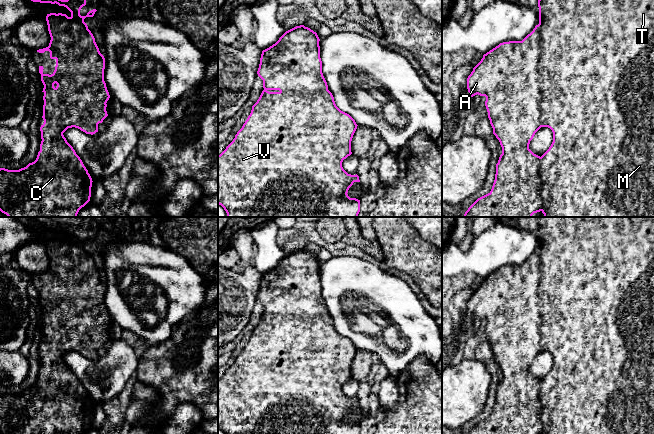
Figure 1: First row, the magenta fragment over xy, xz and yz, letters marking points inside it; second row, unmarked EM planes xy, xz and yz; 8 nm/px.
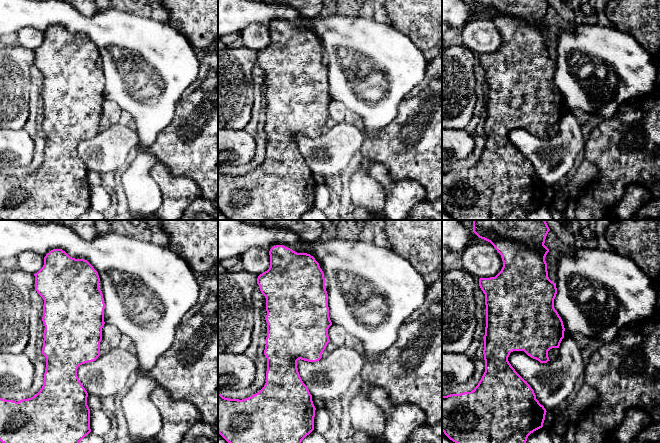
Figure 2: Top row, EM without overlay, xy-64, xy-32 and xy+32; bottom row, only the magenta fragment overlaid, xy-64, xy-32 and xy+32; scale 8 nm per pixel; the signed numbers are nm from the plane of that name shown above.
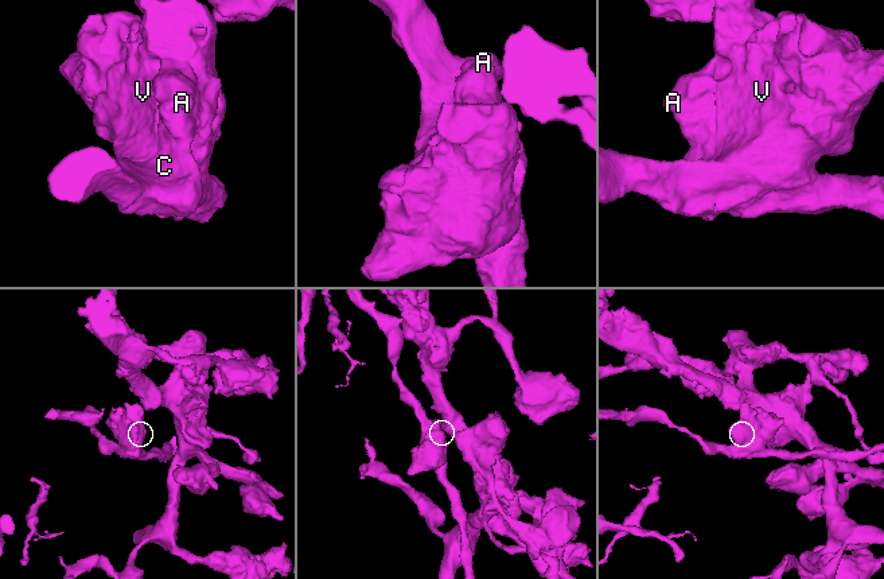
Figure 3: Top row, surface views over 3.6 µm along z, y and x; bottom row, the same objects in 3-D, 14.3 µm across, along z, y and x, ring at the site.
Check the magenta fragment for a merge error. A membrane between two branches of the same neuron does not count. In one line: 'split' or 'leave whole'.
leave whole

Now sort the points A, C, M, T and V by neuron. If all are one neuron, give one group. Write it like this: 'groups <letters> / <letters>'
groups A C M T V

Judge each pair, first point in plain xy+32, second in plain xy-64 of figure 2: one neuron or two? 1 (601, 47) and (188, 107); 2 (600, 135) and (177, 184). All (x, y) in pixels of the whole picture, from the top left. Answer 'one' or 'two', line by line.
1: two
2: two

